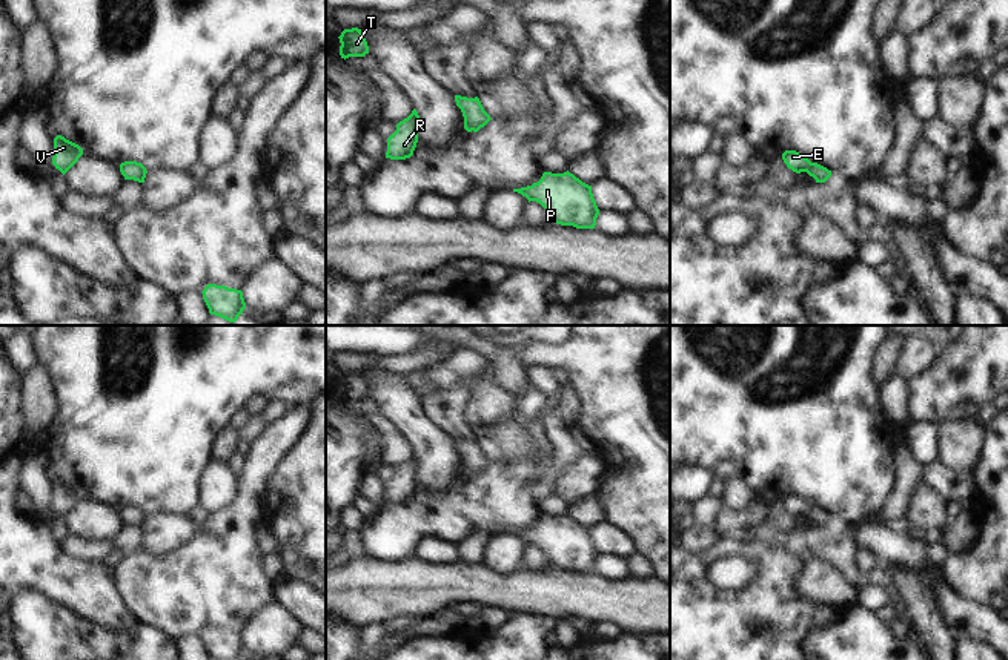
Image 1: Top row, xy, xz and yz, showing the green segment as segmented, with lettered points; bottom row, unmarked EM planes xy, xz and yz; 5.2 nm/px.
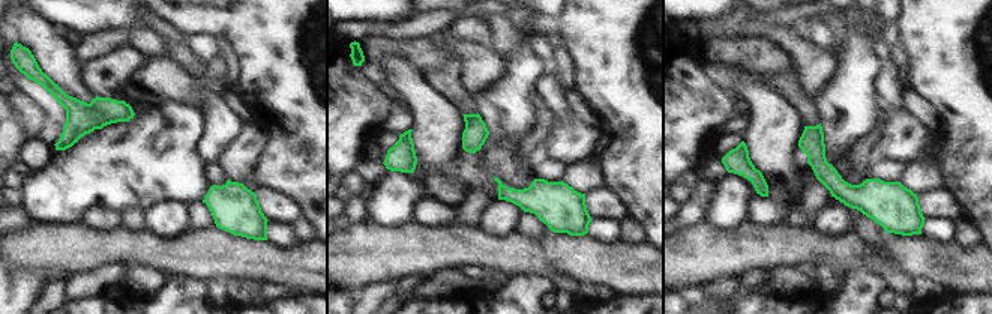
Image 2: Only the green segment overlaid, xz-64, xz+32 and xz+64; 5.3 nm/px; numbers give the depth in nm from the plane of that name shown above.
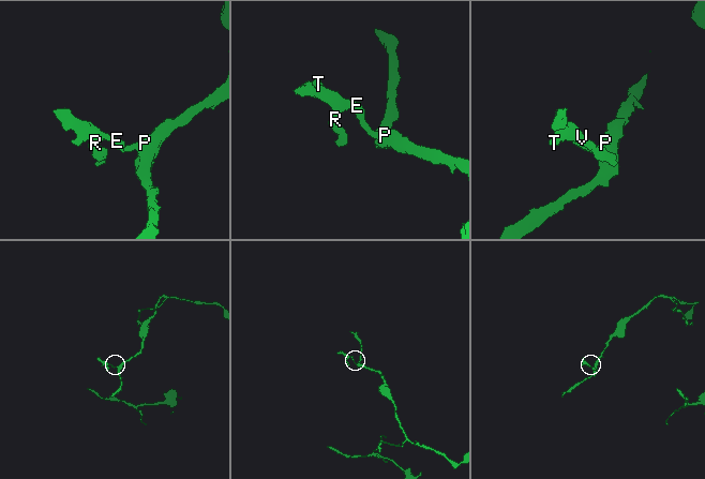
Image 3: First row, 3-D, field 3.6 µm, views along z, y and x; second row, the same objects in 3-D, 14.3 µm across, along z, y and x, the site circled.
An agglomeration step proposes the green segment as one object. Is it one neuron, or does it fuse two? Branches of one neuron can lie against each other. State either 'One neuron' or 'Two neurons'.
One neuron.

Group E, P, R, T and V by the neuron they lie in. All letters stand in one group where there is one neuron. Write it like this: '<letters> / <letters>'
E P R T V

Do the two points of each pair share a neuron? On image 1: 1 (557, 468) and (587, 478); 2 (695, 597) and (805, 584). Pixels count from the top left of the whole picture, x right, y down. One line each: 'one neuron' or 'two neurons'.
1: two neurons
2: two neurons

